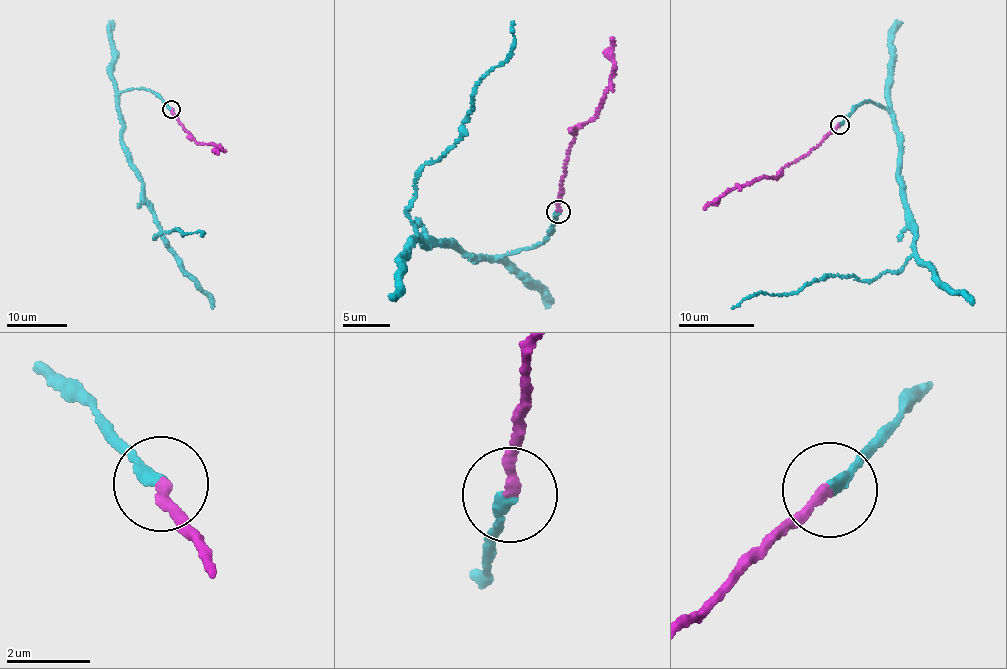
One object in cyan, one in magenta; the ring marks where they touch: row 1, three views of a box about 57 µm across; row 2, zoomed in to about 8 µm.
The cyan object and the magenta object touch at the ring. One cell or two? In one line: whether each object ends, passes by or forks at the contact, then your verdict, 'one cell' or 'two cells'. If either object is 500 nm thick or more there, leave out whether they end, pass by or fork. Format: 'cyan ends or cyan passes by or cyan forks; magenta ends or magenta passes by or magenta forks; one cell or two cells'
cyan ends; magenta ends; one cell

